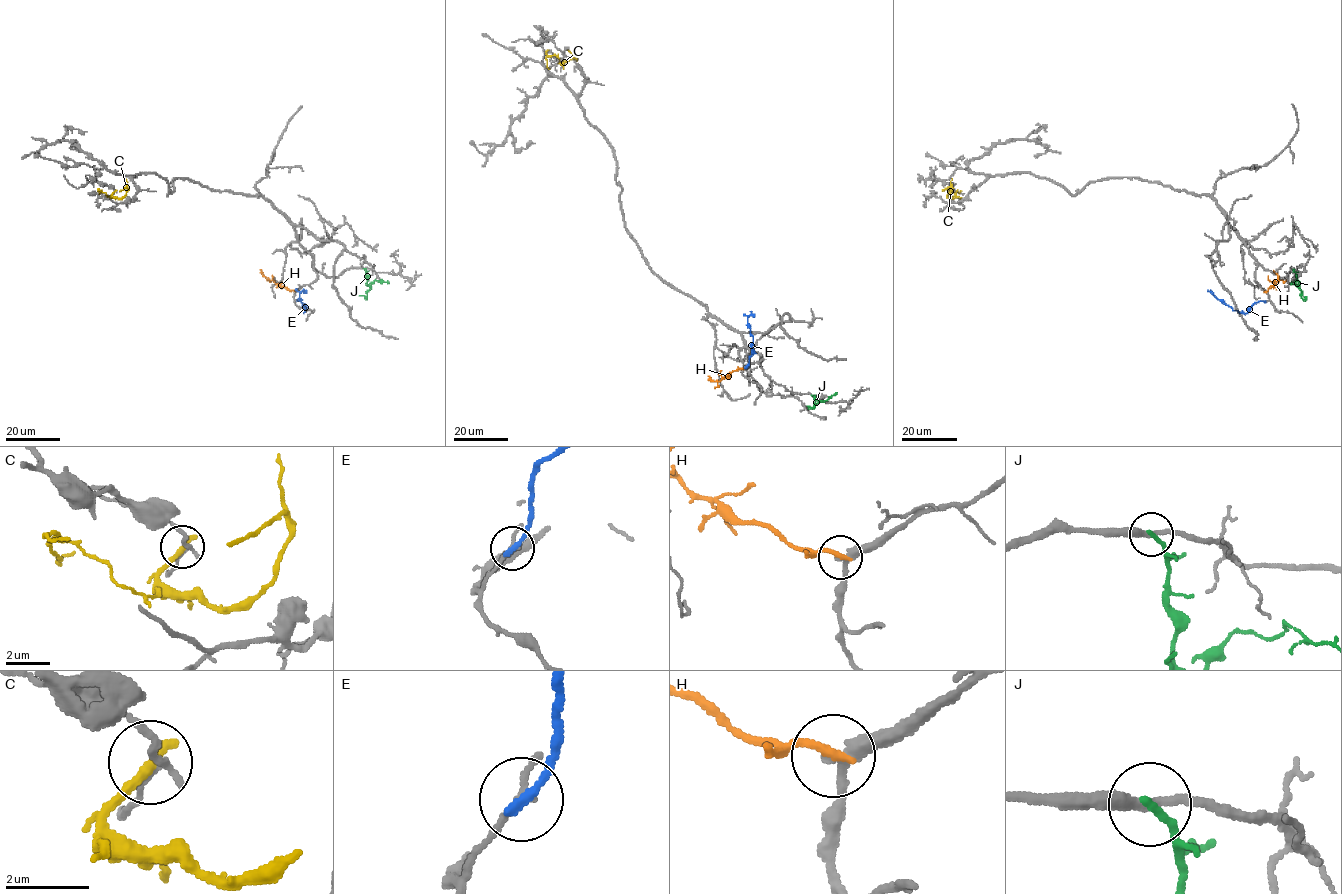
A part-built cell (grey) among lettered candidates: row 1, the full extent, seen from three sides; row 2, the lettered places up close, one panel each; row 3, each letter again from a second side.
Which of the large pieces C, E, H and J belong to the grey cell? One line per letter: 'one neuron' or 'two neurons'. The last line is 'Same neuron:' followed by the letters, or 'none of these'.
C: two neurons
E: two neurons
H: two neurons
J: two neurons
Same neuron: none of these

